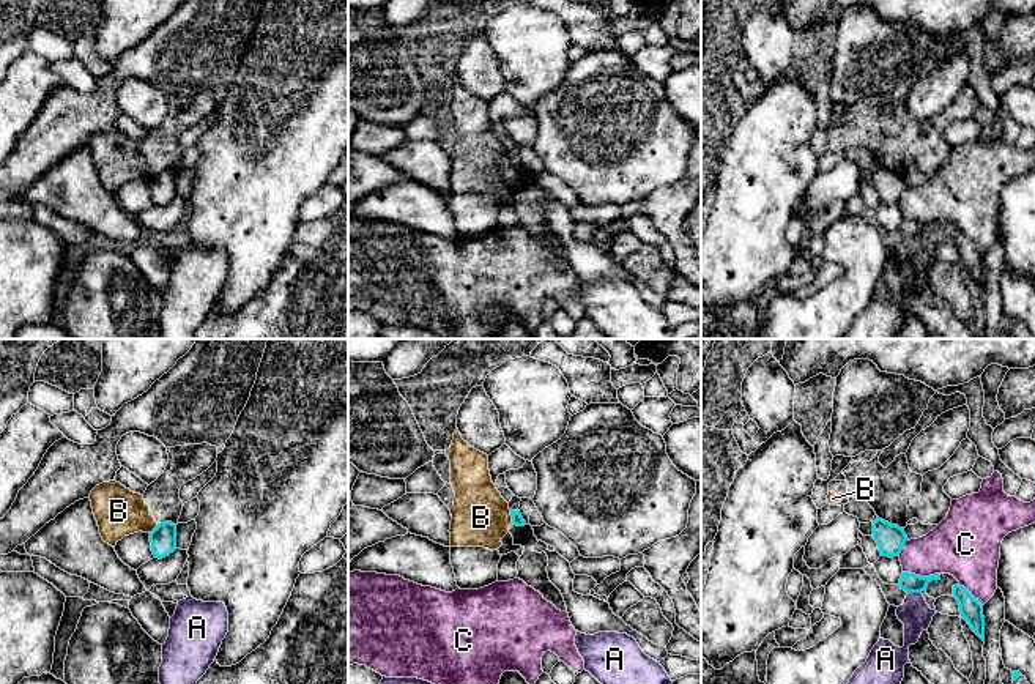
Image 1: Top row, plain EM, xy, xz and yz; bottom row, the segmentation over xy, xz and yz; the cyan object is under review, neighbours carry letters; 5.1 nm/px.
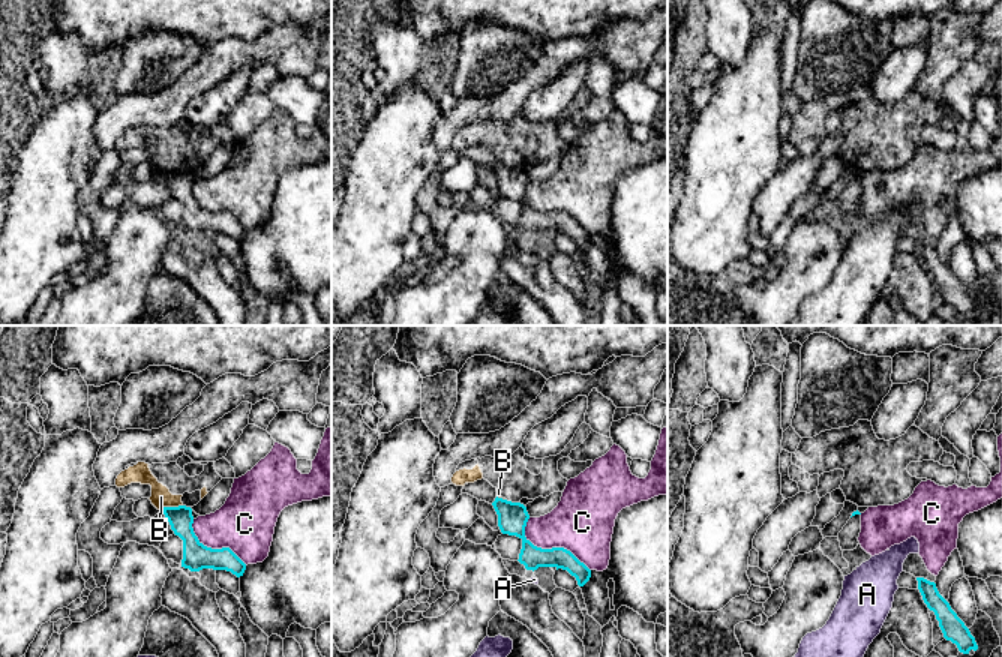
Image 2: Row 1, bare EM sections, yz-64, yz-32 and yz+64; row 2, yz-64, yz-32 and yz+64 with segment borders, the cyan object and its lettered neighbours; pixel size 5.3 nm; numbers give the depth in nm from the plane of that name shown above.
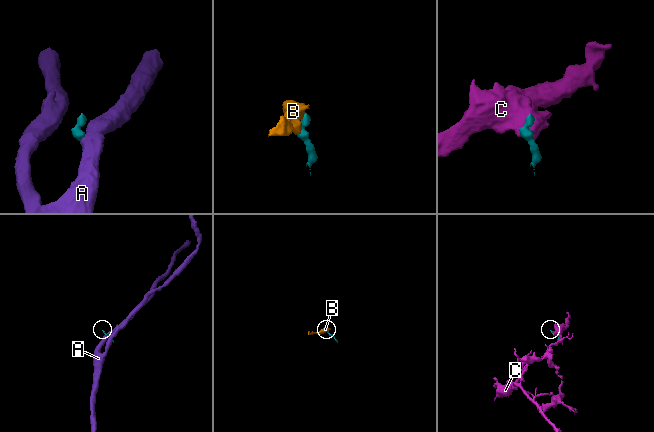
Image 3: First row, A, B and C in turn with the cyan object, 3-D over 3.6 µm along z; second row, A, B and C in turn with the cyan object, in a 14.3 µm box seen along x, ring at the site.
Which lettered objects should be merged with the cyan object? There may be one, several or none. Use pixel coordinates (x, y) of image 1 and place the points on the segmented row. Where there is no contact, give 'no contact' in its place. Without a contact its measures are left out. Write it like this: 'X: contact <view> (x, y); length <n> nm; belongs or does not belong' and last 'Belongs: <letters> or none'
A: contact yz (914, 591); length 70 nm; does not belong
B: contact xz (512, 517); length 70 nm; does not belong
C: contact yz (919, 576); length 180 nm; does not belong
Belongs: none

